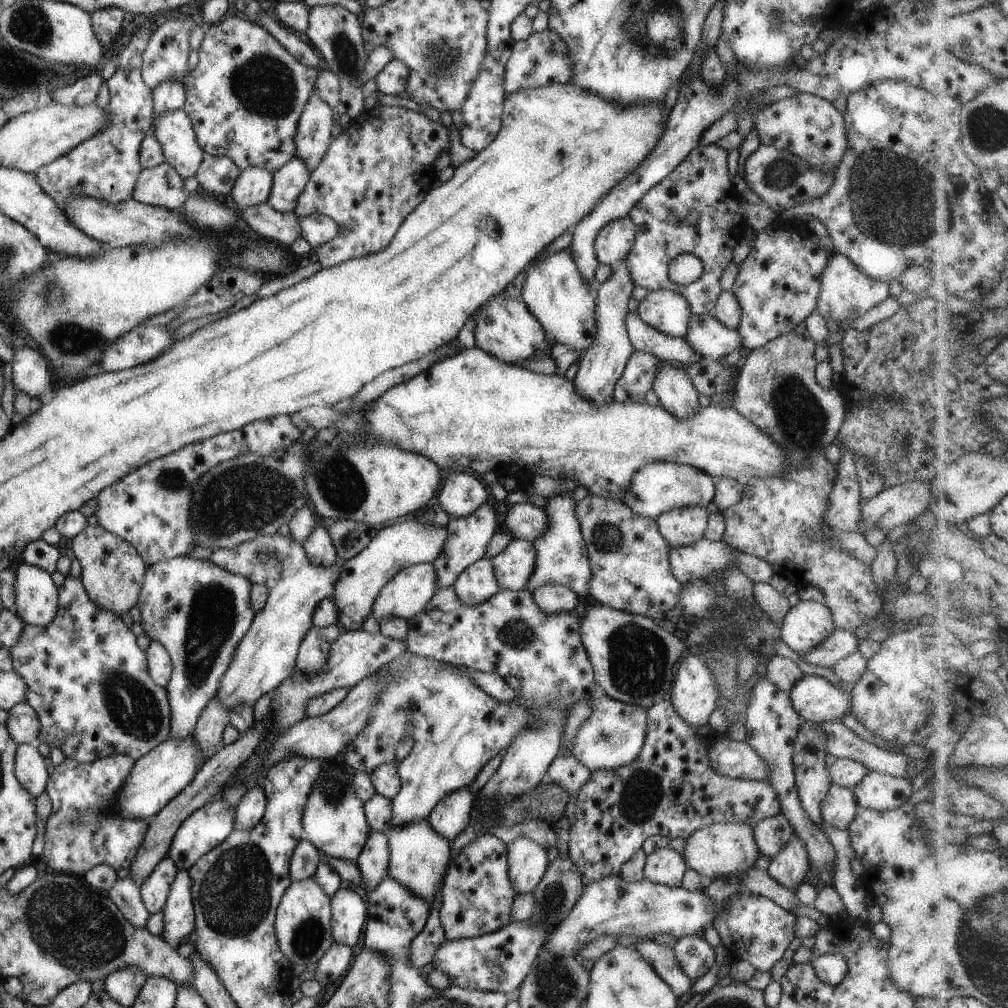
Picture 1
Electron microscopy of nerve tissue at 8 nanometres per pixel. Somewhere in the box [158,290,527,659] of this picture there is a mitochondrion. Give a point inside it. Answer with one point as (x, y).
(248, 497)

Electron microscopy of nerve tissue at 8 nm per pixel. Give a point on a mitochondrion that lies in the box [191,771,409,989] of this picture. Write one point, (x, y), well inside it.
(233, 900)

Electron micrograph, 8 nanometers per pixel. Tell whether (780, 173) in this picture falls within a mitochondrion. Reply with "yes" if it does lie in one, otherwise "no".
yes

